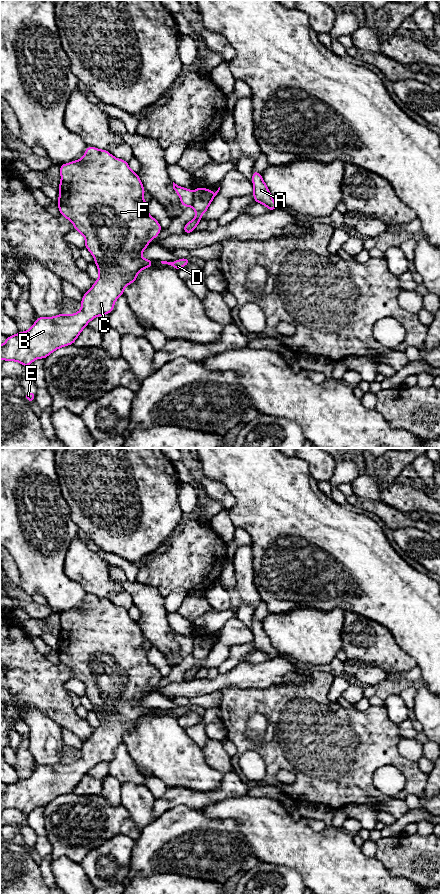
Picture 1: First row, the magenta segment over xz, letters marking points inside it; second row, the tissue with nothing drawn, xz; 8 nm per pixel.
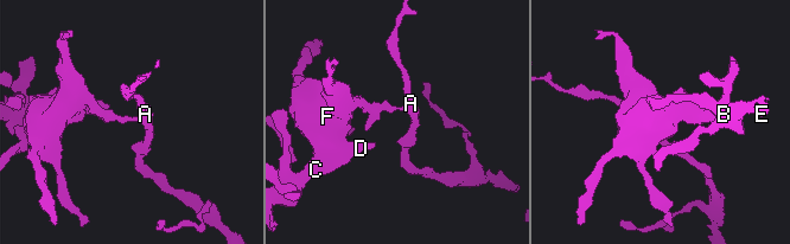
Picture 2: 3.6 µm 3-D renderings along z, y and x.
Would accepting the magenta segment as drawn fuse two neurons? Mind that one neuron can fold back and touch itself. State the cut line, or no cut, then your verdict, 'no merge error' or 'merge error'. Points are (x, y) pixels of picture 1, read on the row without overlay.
cut in xz along (194, 640), (190, 653); merge error

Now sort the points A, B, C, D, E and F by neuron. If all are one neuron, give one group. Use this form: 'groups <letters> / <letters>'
groups A / B C D E F

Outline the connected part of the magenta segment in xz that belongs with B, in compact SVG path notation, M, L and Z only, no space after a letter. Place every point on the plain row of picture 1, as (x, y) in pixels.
M88 594L80 608L59 615L59 660L73 671L74 678L85 685L85 696L95 707L99 726L83 742L79 760L37 765L29 778L7 785L6 790L0 793L0 807L17 809L25 815L35 807L45 807L56 797L73 793L92 767L113 759L114 750L123 743L124 736L137 727L141 718L153 713L153 708L142 706L141 701L162 677L158 669L149 663L147 657L151 652L143 648L146 638L127 609L115 606L108 598Z

